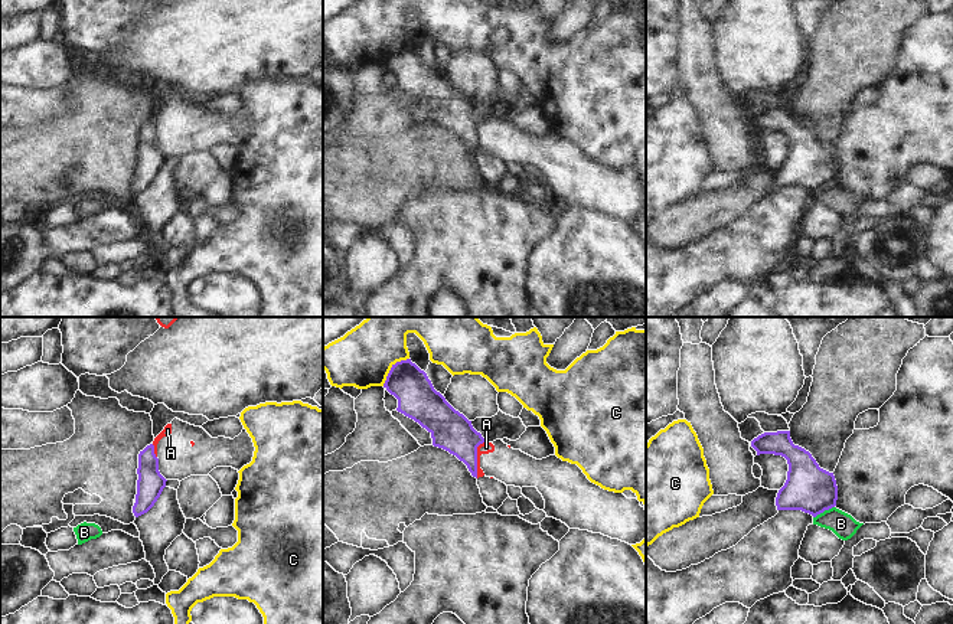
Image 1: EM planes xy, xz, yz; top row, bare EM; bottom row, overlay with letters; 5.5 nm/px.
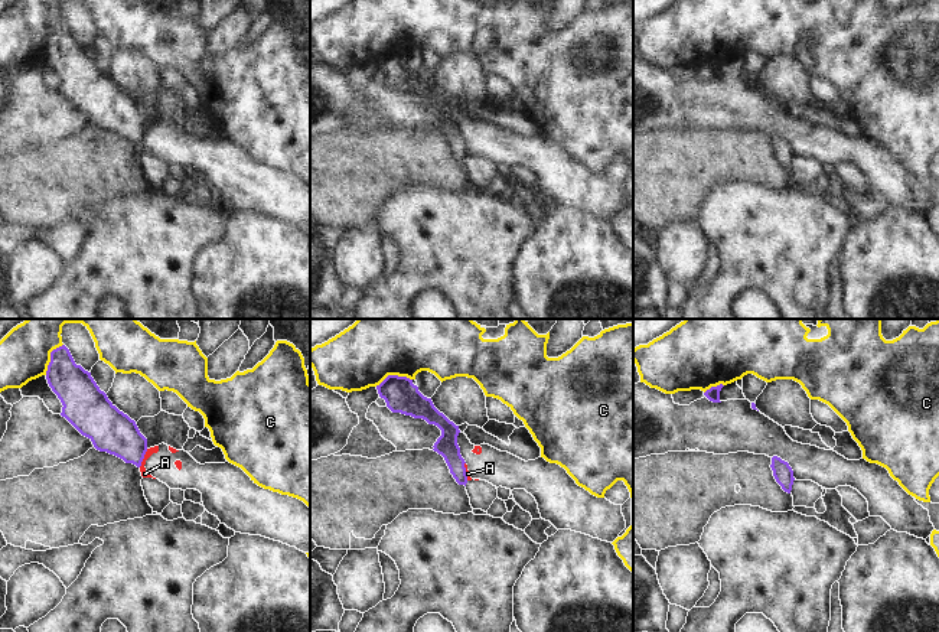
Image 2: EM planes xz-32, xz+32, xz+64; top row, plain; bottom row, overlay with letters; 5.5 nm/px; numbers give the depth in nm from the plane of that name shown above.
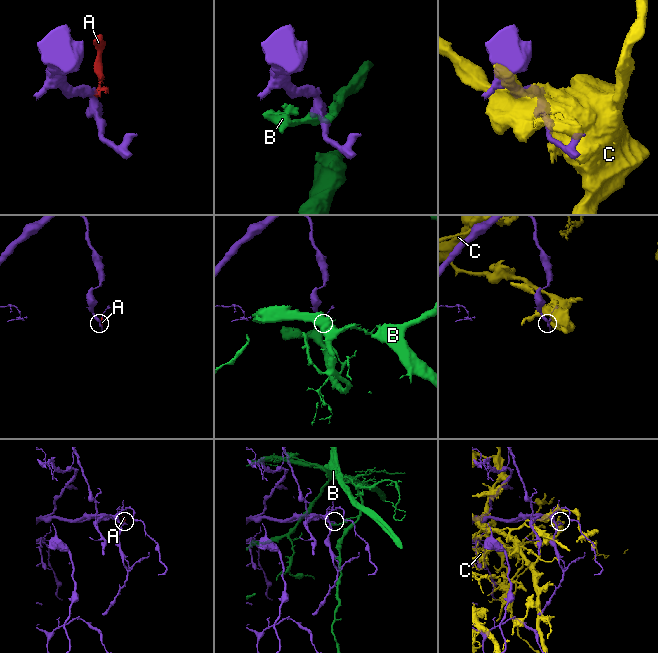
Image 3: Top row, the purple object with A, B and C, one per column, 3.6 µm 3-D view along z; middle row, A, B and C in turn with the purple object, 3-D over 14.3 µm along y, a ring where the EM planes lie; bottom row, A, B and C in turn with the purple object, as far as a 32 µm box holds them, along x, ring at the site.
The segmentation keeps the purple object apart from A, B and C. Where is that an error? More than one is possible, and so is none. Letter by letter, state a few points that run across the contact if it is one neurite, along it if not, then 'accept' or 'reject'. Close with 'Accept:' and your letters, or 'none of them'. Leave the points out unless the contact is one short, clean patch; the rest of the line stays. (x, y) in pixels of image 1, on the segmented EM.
A: line xz (486, 441), (477, 447), (476, 477); reject
B: reject
C: reject
Accept: none of them

